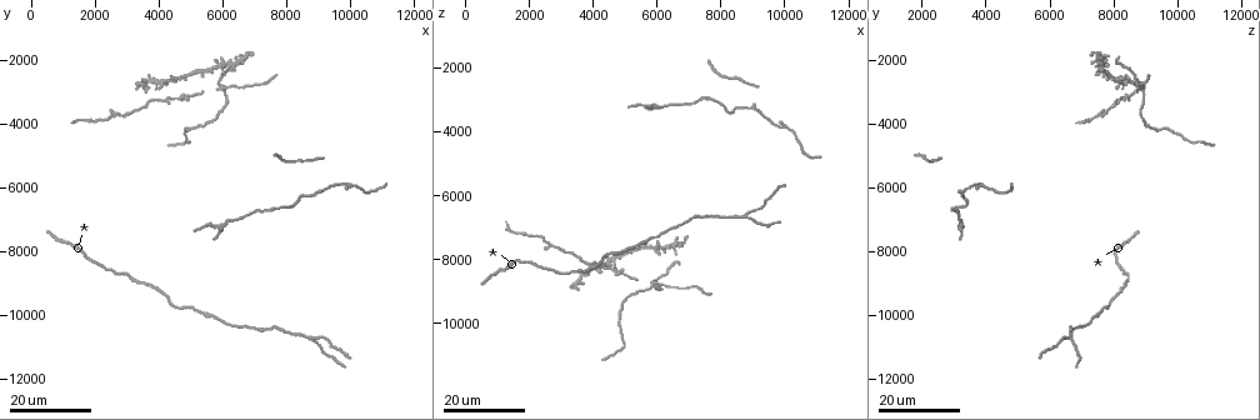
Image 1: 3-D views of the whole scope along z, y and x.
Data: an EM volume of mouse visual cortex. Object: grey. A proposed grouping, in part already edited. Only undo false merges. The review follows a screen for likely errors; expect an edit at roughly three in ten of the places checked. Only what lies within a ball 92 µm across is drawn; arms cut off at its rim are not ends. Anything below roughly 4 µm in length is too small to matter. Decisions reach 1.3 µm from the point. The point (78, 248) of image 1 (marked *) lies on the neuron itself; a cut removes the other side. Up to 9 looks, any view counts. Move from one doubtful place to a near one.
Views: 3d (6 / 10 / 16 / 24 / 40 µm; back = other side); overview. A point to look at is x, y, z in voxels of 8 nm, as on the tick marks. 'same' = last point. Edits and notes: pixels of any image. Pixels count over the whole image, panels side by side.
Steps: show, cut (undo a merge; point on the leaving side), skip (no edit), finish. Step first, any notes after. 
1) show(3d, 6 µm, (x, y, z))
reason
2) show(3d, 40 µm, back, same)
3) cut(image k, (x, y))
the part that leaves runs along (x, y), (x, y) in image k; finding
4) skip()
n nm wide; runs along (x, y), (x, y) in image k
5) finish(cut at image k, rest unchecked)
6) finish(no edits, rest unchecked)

show(3d, 24 µm, (3500, 3500, 7900))
calibre changes

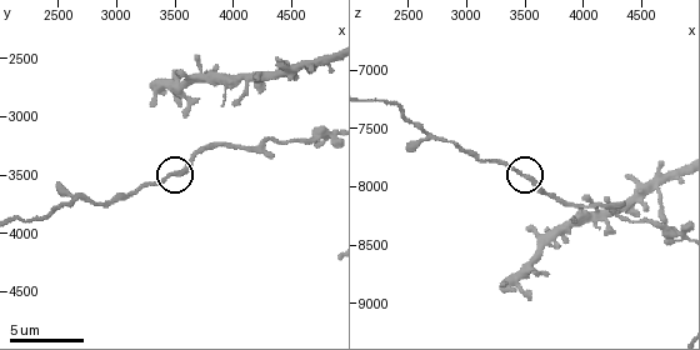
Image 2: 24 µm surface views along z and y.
show(3d, 6 µm, (3500, 3500, 7900))

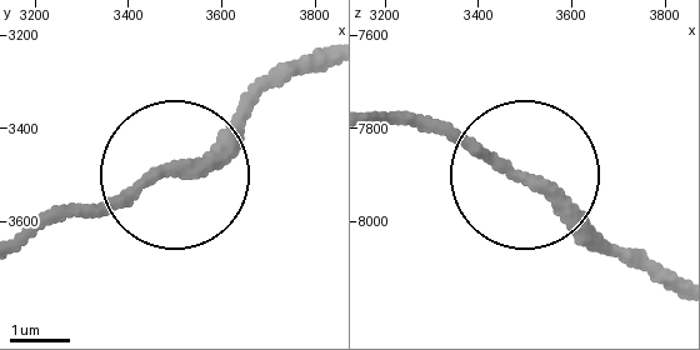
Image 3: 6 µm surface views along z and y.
skip()
runs along (379, 119), (454, 124), (613, 249) in image 3; continuous, no second neuron

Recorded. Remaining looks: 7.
show(3d, 10 µm, (4300, 3220, 8240))
thin arm on a thick one

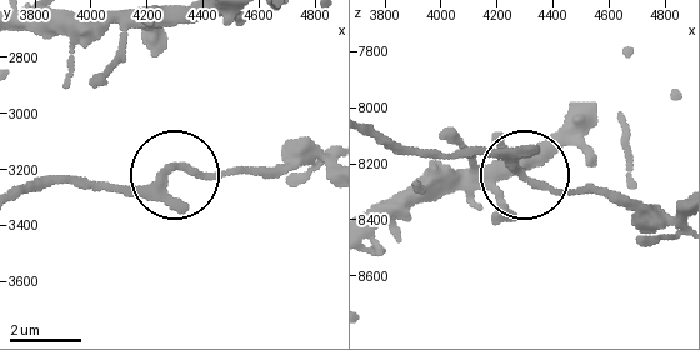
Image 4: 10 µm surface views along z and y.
show(3d, 10 µm, back, (4300, 3200, 8240))

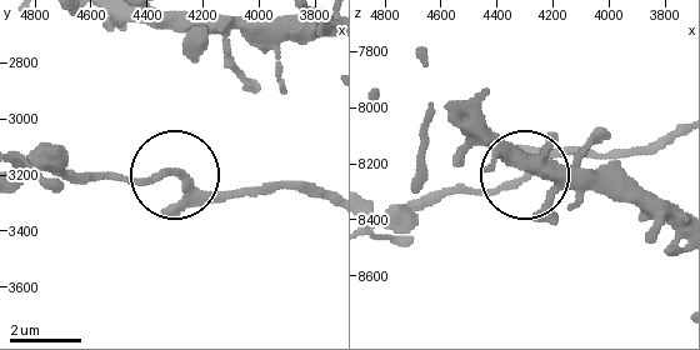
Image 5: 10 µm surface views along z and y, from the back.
skip()
runs along (325, 198), (289, 185), (199, 194), (164, 176), (85, 176) in image 5; all the same neuron

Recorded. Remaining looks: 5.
show(3d, 16 µm, (6000, 7100, 3200))
three-way junction

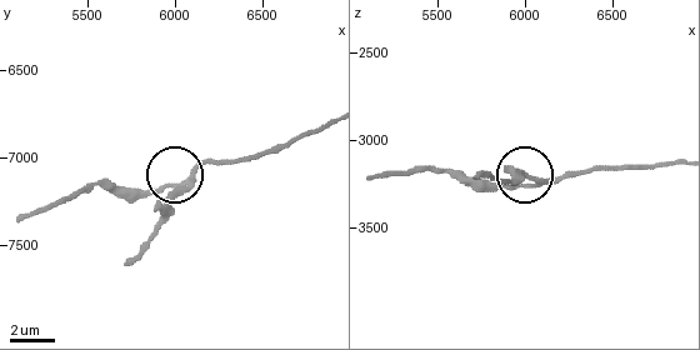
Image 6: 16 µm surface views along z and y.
show(3d, 10 µm, (6040, 7160, 3260))

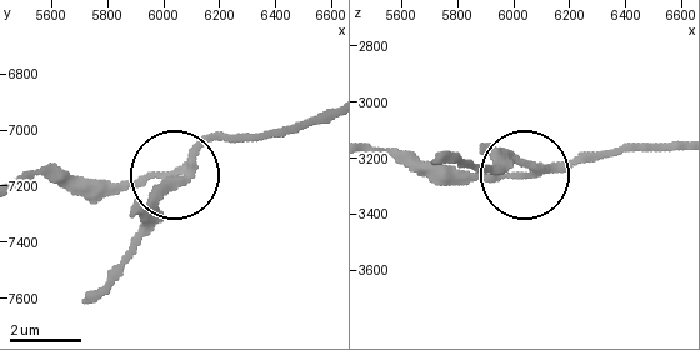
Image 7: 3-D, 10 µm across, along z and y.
cut(image 7, (163, 213))
side arm 8 µm; the part that leaves runs along (189, 173), (129, 259), (86, 301) in image 7; a second neuron is stuck on

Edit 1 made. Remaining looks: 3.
show(overview)

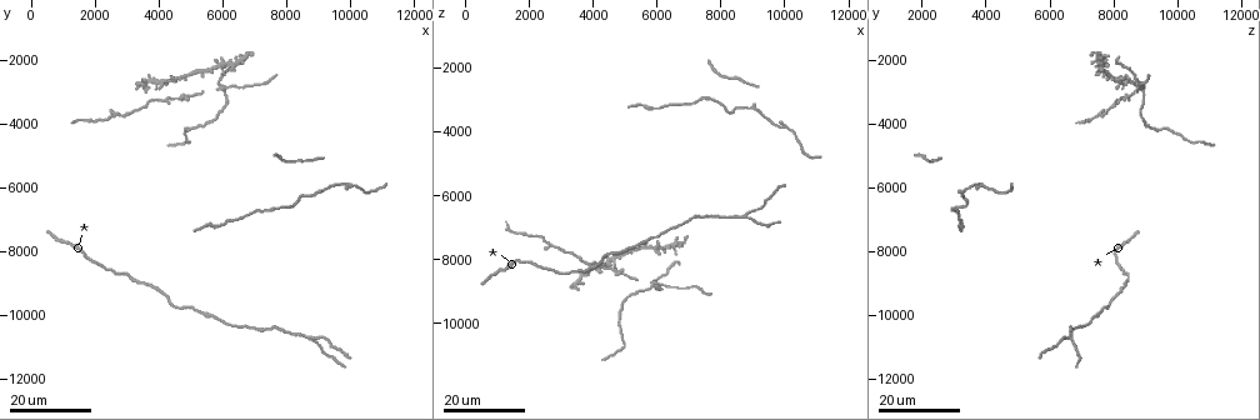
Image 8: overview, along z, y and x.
show(3d, 16 µm, (4200, 2700, 8300))
looks like a crossing

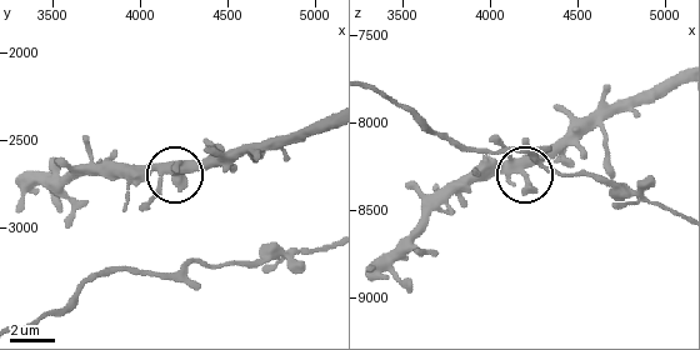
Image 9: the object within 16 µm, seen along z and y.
show(3d, 6 µm, same)

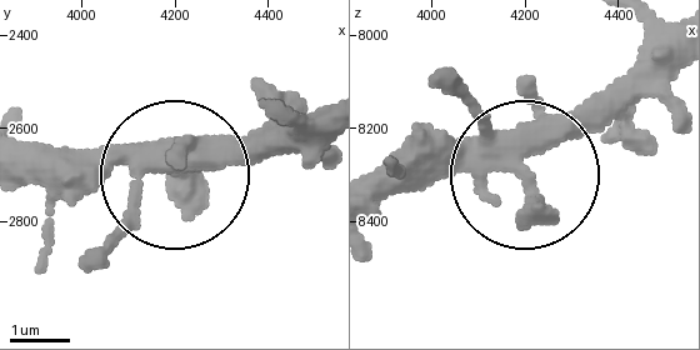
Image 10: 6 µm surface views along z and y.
skip()
one neuron here

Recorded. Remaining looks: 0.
finish(cut at image 7, rest unchecked)

